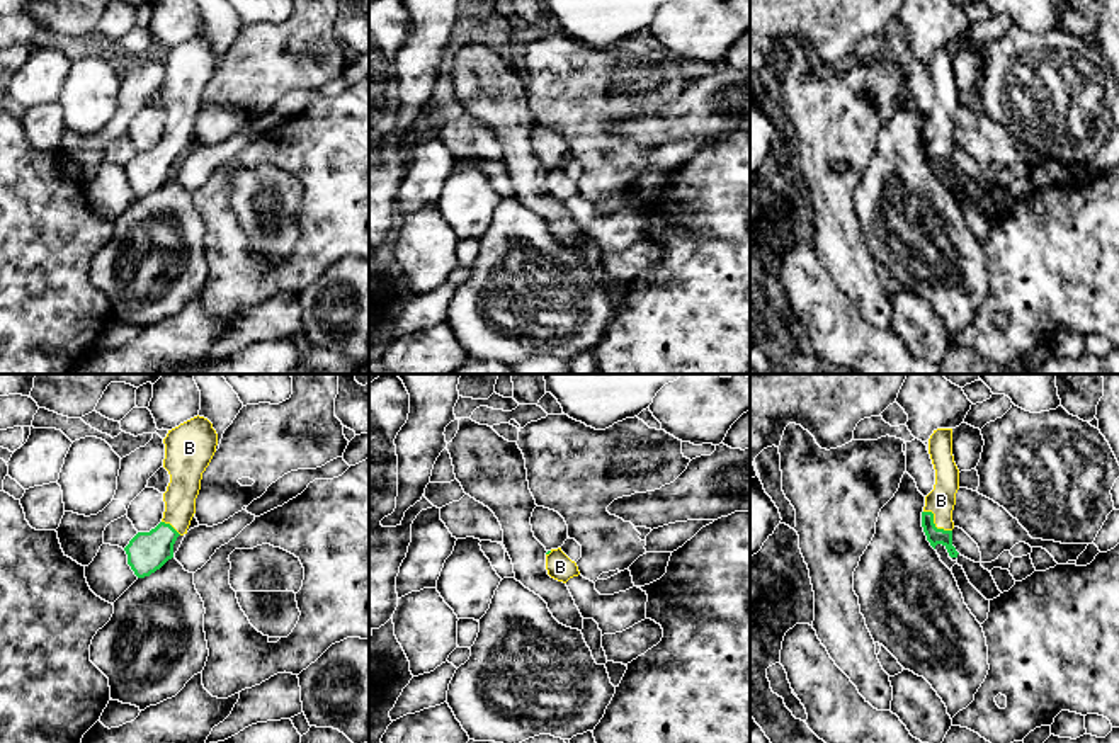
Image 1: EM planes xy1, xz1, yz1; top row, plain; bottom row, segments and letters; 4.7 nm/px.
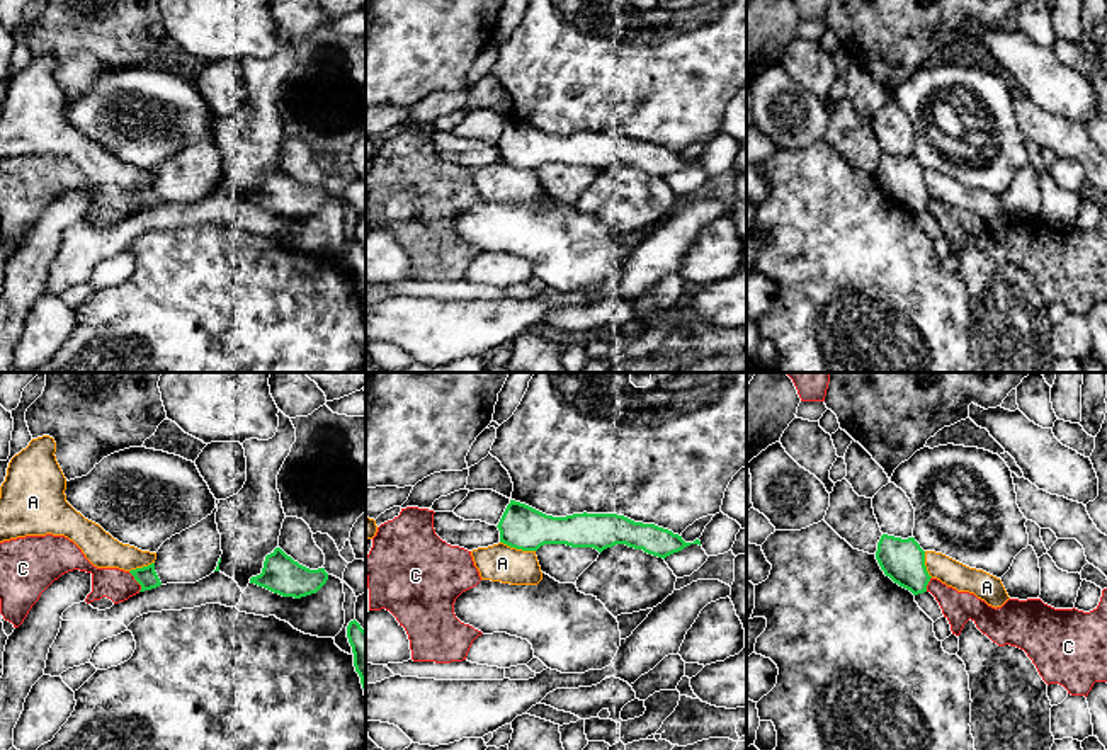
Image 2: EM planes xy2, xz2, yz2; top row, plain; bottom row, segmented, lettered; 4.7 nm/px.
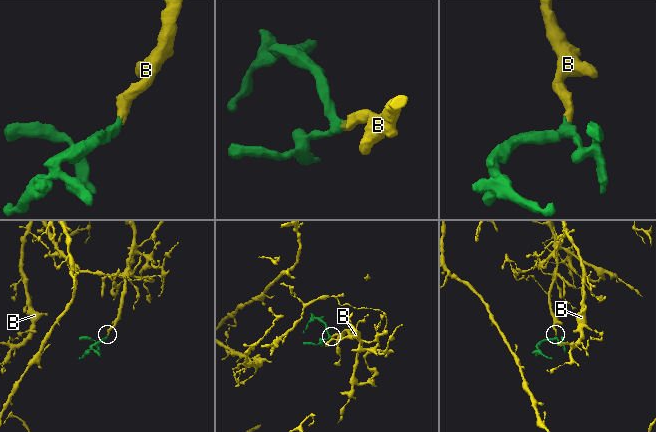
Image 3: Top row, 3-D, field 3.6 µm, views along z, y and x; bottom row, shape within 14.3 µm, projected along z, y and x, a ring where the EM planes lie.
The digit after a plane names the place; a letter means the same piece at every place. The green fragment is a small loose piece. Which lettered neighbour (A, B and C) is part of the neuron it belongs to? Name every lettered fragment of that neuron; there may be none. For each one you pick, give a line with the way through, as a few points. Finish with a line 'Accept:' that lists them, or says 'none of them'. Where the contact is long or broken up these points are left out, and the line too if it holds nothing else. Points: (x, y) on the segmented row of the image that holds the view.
B: way yz1 (936, 536), (934, 524), (941, 500)
Accept: B

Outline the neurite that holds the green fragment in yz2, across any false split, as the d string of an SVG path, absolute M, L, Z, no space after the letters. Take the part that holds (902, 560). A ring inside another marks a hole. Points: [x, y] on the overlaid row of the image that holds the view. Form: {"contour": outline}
{"contour": "M883 534L877 543L876 560L894 583L913 595L927 592L930 575L925 566L925 551L915 537L901 539Z"}

